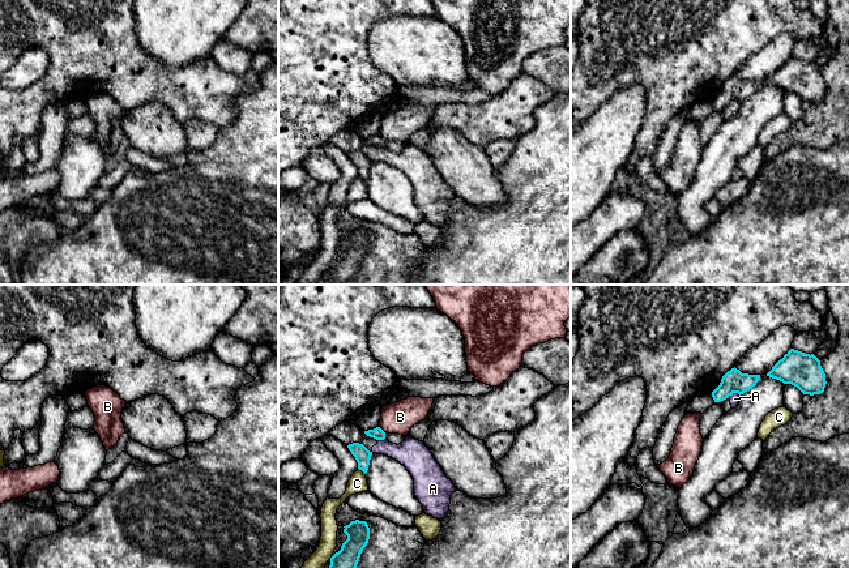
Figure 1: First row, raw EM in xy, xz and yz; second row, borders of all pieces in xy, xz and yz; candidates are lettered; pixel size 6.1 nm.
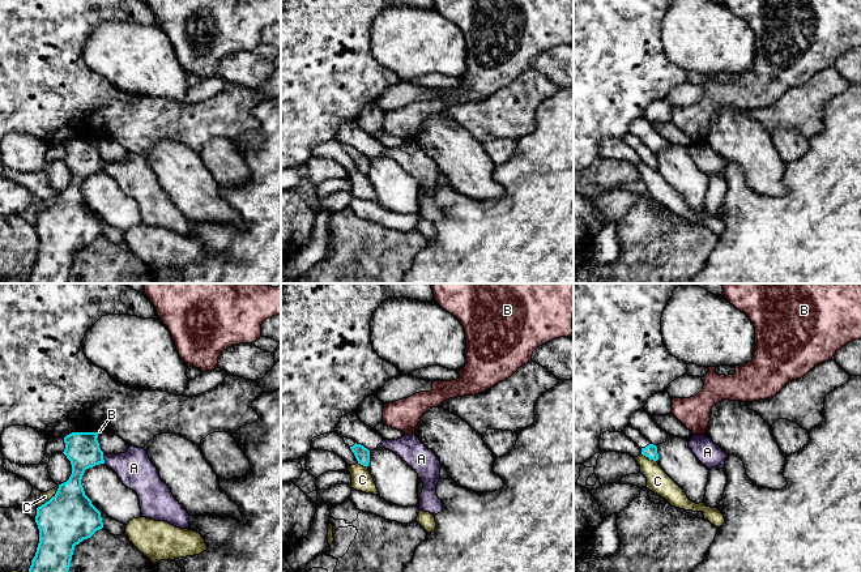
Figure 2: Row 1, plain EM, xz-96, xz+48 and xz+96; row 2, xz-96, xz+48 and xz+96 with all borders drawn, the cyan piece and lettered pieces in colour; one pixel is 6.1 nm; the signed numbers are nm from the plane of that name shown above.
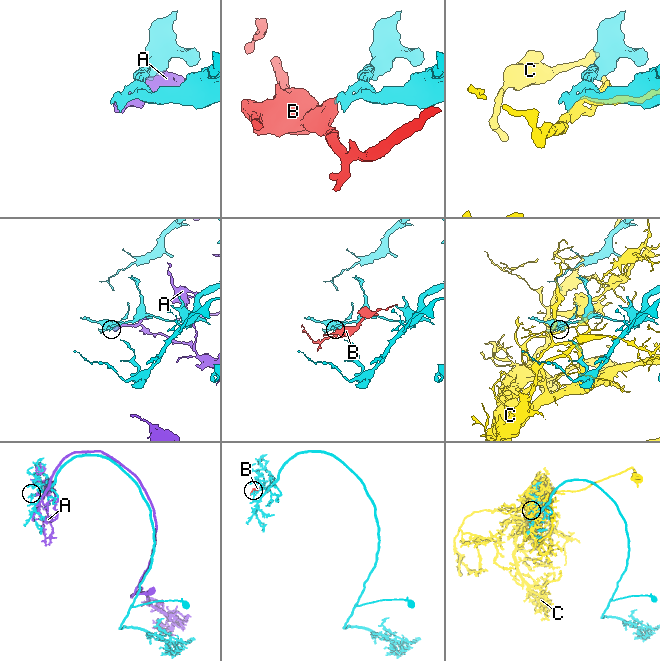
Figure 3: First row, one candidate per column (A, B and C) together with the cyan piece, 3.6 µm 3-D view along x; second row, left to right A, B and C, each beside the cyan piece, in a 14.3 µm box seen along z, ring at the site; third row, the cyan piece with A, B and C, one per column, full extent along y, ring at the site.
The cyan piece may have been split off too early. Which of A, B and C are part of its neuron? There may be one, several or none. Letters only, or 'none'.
none

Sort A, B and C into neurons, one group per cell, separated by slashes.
A / B / C

